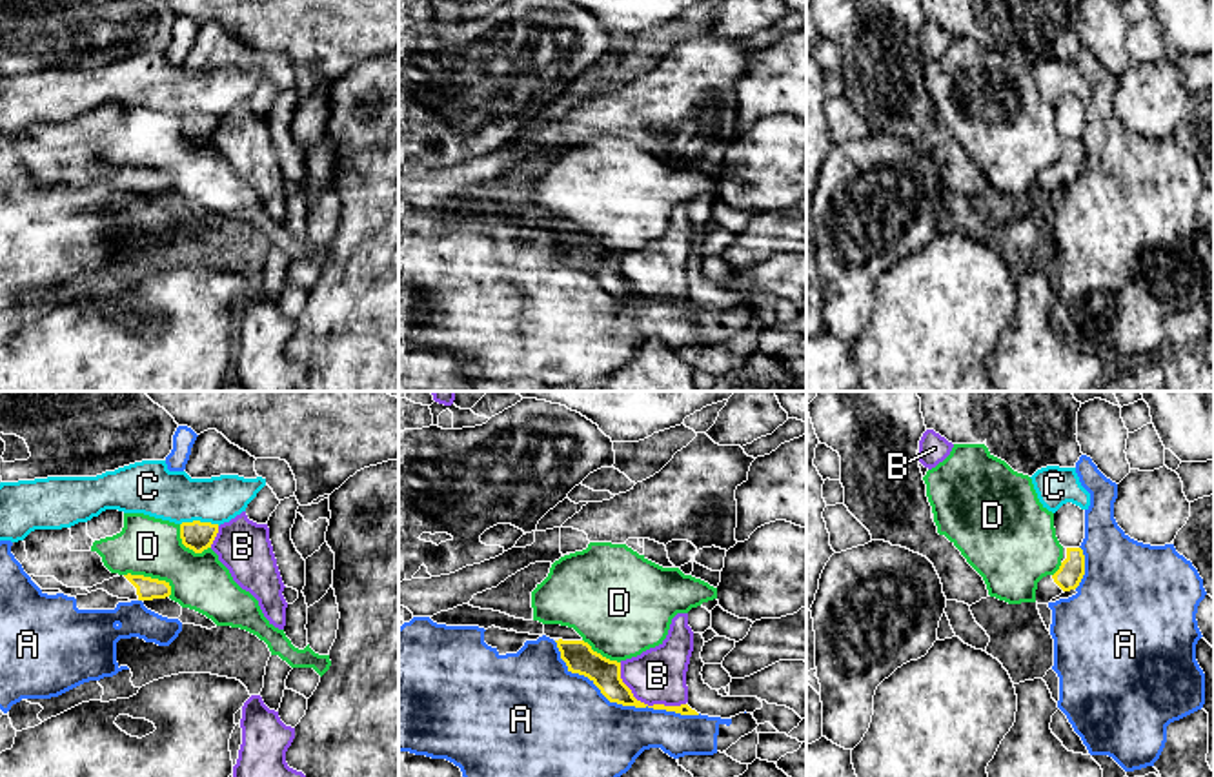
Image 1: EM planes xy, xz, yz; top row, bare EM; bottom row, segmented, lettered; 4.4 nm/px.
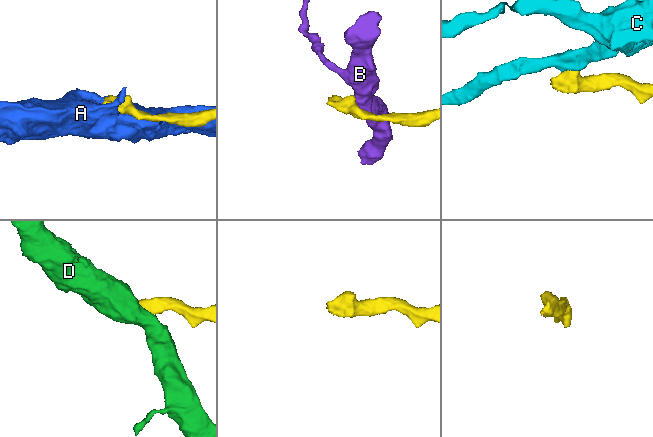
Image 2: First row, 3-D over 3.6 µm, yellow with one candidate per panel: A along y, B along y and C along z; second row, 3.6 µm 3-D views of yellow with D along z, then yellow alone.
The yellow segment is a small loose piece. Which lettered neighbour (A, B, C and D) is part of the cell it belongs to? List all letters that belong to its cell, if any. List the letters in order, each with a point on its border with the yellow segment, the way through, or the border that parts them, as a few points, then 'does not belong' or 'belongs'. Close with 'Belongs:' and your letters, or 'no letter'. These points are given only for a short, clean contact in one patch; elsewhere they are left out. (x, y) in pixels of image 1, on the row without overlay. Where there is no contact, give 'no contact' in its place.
A: meets yellow in xz at (621, 295); does not belong
B: meets yellow in xz at (643, 295); border along xz (619, 255), (619, 270), (637, 292), (648, 297), (685, 297); does not belong
C: meets yellow in xy at (199, 113); border along xy (181, 115), (210, 113), (219, 117); does not belong
D: meets yellow in xy at (150, 170); border along xy (124, 166), (162, 171), (171, 186); does not belong
Belongs: no letter

